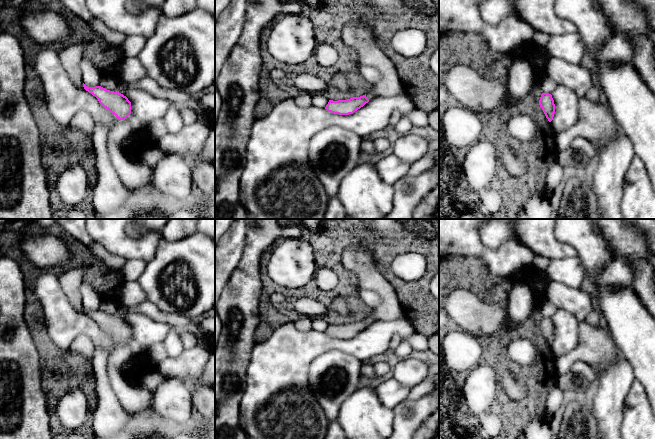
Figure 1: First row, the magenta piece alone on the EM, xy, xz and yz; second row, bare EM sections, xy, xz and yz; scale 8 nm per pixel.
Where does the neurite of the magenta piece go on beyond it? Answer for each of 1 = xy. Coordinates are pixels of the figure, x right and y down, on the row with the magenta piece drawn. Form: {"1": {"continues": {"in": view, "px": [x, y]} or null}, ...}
{"1": {"continues": null}}

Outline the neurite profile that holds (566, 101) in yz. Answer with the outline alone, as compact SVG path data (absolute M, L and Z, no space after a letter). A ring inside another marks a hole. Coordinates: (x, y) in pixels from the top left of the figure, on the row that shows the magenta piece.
M557 85L551 95L555 104L551 128L555 134L558 134L576 123L579 97L564 85Z

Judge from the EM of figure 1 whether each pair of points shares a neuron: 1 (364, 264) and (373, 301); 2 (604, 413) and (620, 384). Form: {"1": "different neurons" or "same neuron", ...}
{"1": "different neurons", "2": "same neuron"}

